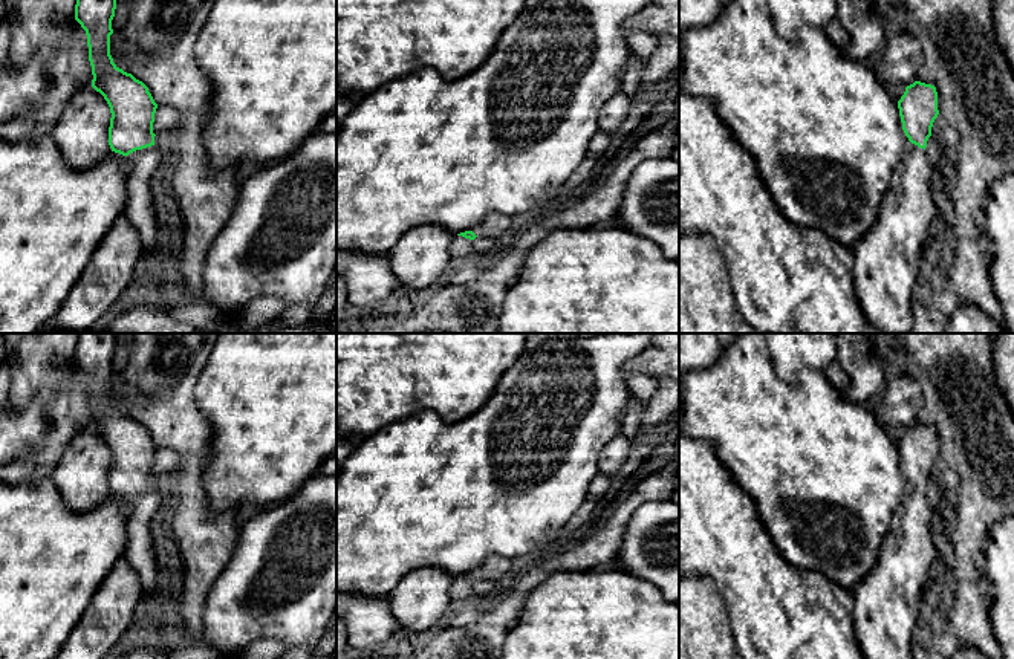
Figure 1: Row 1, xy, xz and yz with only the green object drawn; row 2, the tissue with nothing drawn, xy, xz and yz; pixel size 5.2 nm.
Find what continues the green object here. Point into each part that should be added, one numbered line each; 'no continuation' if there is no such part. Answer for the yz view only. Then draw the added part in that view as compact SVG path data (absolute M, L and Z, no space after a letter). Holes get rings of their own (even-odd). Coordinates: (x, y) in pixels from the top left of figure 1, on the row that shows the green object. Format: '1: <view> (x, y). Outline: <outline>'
1: yz (887, 262). Outline: M910 142L890 179L875 225L850 248L863 312L881 333L913 332L912 291L915 283L924 278L924 242L936 216L930 174L927 151Z

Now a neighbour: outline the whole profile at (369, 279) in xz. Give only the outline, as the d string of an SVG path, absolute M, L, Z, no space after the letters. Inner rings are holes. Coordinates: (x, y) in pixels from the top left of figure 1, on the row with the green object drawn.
M336 251L336 274L347 291L347 304L369 306L385 300L398 286L388 257Z

